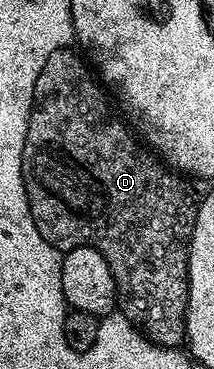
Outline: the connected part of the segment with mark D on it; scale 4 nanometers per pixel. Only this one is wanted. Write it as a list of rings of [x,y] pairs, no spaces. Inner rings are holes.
[[[72,47],[50,55],[32,96],[32,113],[28,116],[32,141],[60,145],[72,161],[92,161],[96,157],[96,244],[93,247],[104,256],[114,275],[119,312],[155,345],[175,349],[186,341],[188,238],[190,223],[196,220],[192,189],[179,172],[153,156],[137,140],[133,130],[112,114],[87,64]]]

